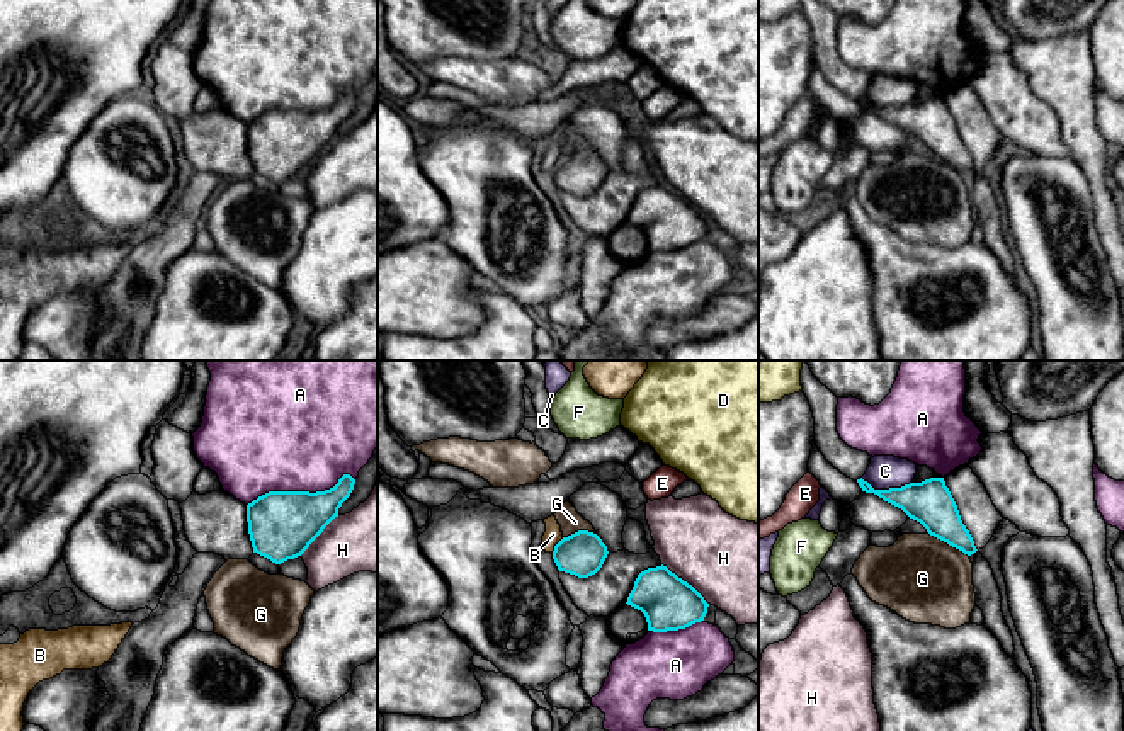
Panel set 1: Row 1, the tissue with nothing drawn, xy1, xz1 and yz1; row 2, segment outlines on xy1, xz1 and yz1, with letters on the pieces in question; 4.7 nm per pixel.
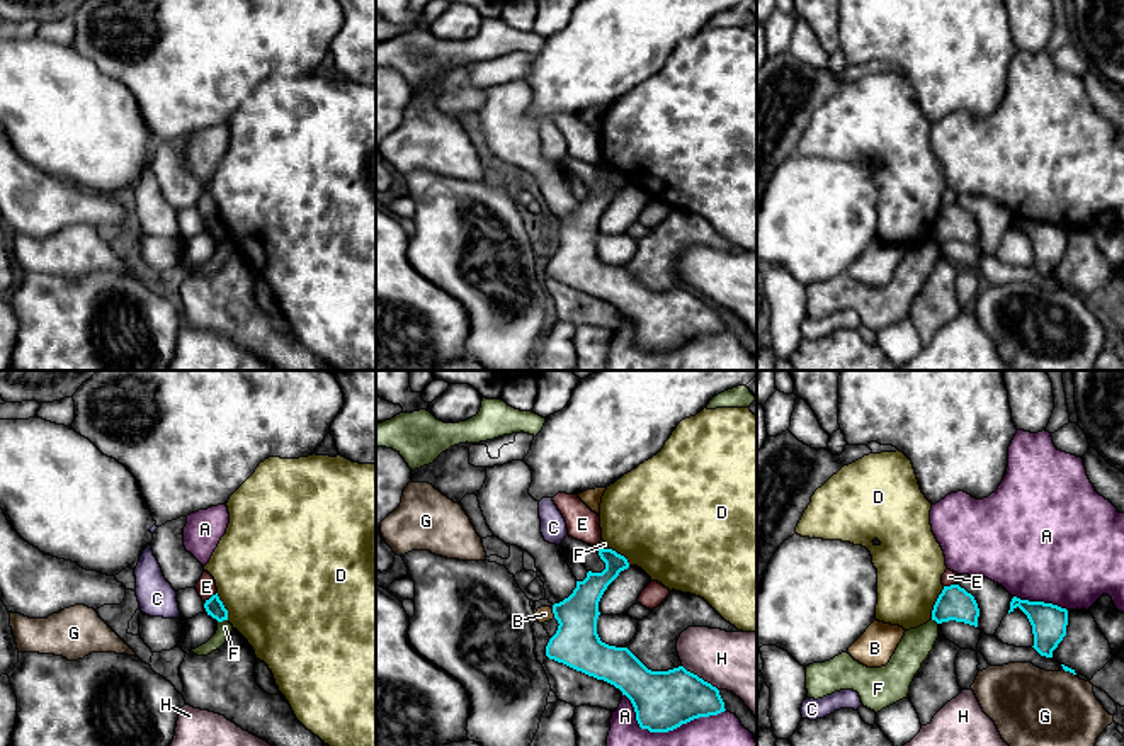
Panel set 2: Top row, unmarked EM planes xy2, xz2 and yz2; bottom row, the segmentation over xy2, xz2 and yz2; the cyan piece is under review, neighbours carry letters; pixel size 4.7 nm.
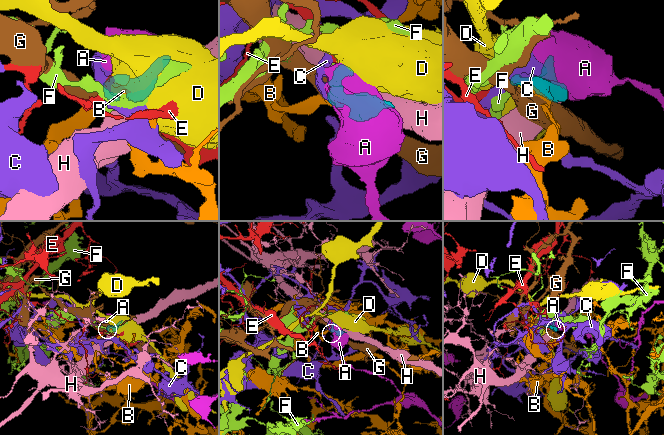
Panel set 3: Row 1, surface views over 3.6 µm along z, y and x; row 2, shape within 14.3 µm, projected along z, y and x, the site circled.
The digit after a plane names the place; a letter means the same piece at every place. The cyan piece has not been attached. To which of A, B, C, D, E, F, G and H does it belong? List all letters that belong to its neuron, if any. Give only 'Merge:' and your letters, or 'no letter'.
Merge: no letter

